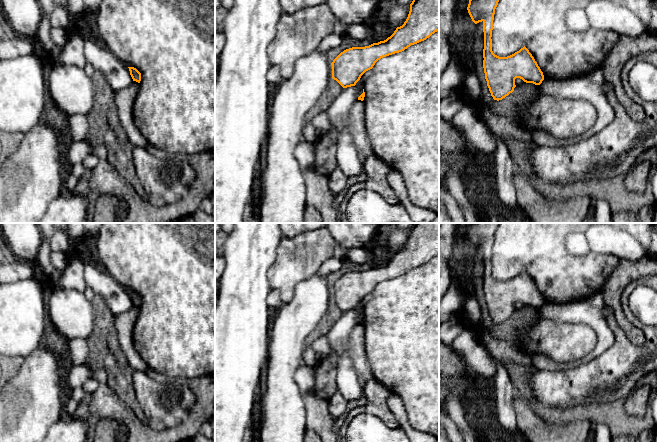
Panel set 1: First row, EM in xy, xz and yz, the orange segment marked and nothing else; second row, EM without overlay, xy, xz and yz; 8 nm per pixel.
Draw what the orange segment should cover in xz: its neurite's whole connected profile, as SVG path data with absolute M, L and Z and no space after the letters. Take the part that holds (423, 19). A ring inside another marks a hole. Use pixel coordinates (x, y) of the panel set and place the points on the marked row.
M413 0L404 24L397 27L386 40L365 47L352 47L341 52L331 63L332 78L343 88L355 86L361 76L372 69L378 60L402 52L411 45L426 40L437 31L439 31L439 0Z

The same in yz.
M469 0L467 7L472 21L475 24L483 23L483 68L491 96L497 101L514 91L516 78L535 85L540 85L544 80L543 72L525 46L507 57L493 53L491 37L498 2L499 0Z

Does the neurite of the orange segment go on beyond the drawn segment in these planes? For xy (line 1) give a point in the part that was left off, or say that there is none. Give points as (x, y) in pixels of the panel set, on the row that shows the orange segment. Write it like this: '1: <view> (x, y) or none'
1: none

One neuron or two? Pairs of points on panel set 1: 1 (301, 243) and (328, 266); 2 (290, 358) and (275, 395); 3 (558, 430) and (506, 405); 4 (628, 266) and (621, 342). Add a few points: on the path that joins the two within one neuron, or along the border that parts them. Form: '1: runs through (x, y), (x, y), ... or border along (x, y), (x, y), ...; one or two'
1: border along (333, 257), (326, 260), (317, 271); two
2: runs through (281, 367), (279, 371), (279, 386); one
3: border along (515, 394), (512, 400), (512, 407), (518, 431); two
4: border along (646, 275), (625, 288), (622, 310); two

